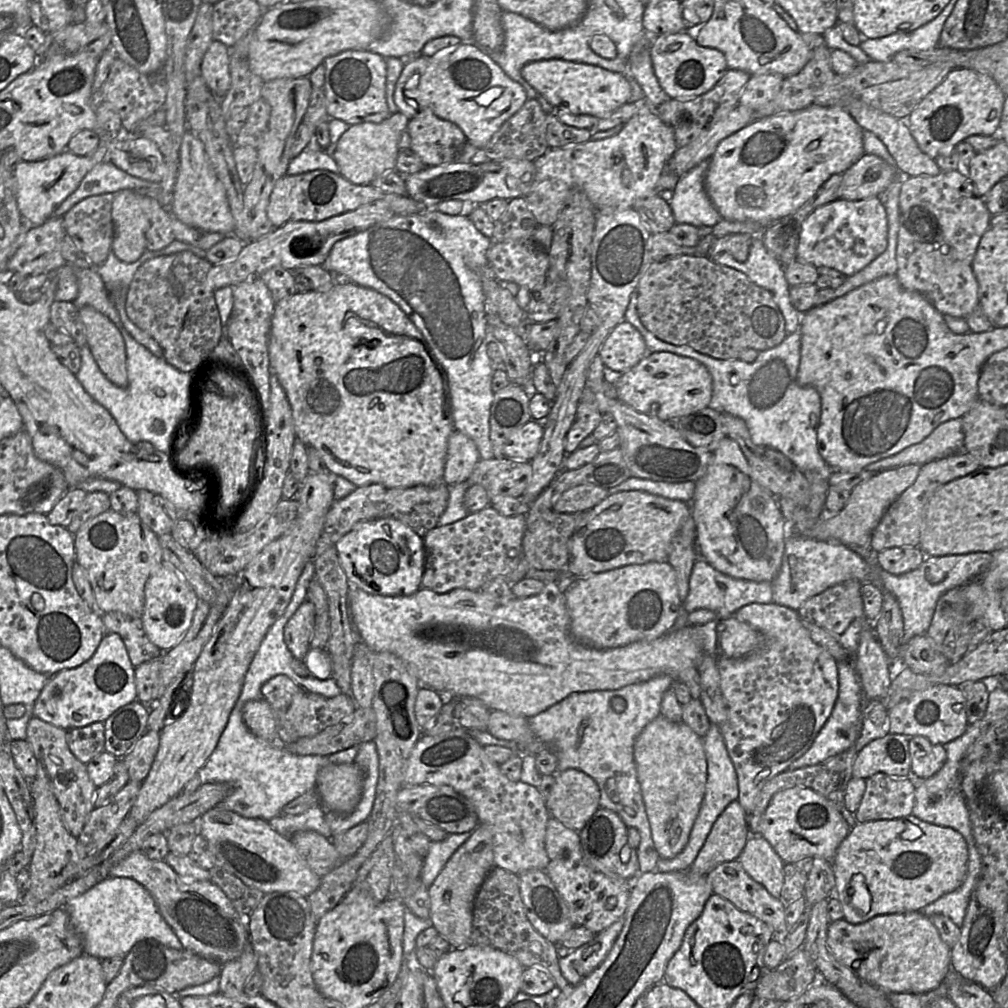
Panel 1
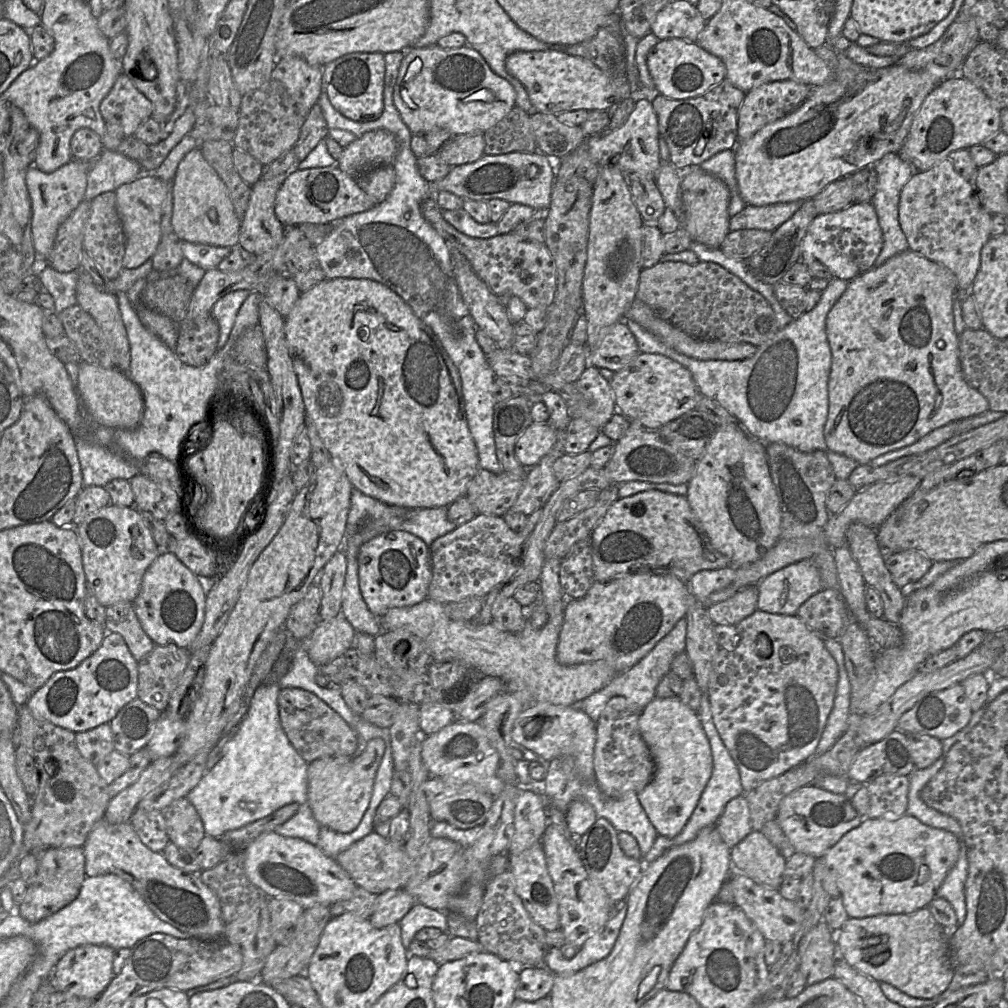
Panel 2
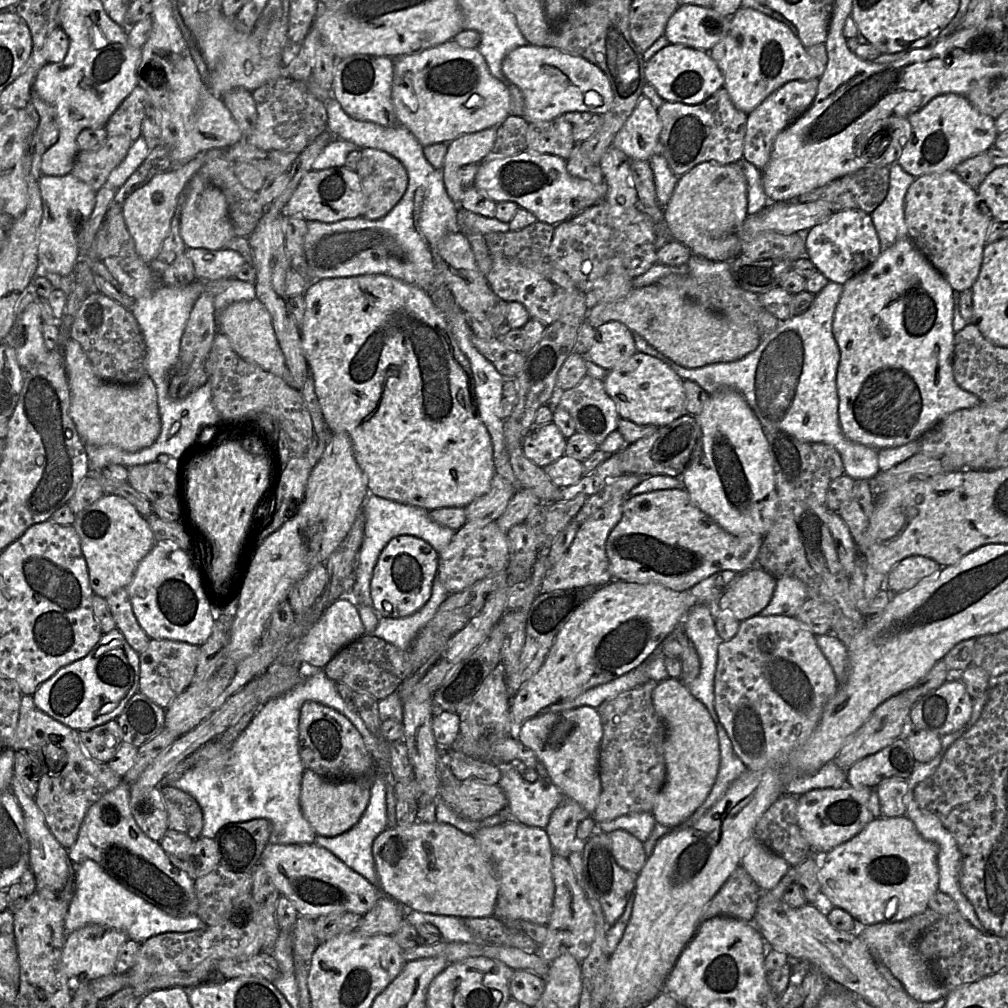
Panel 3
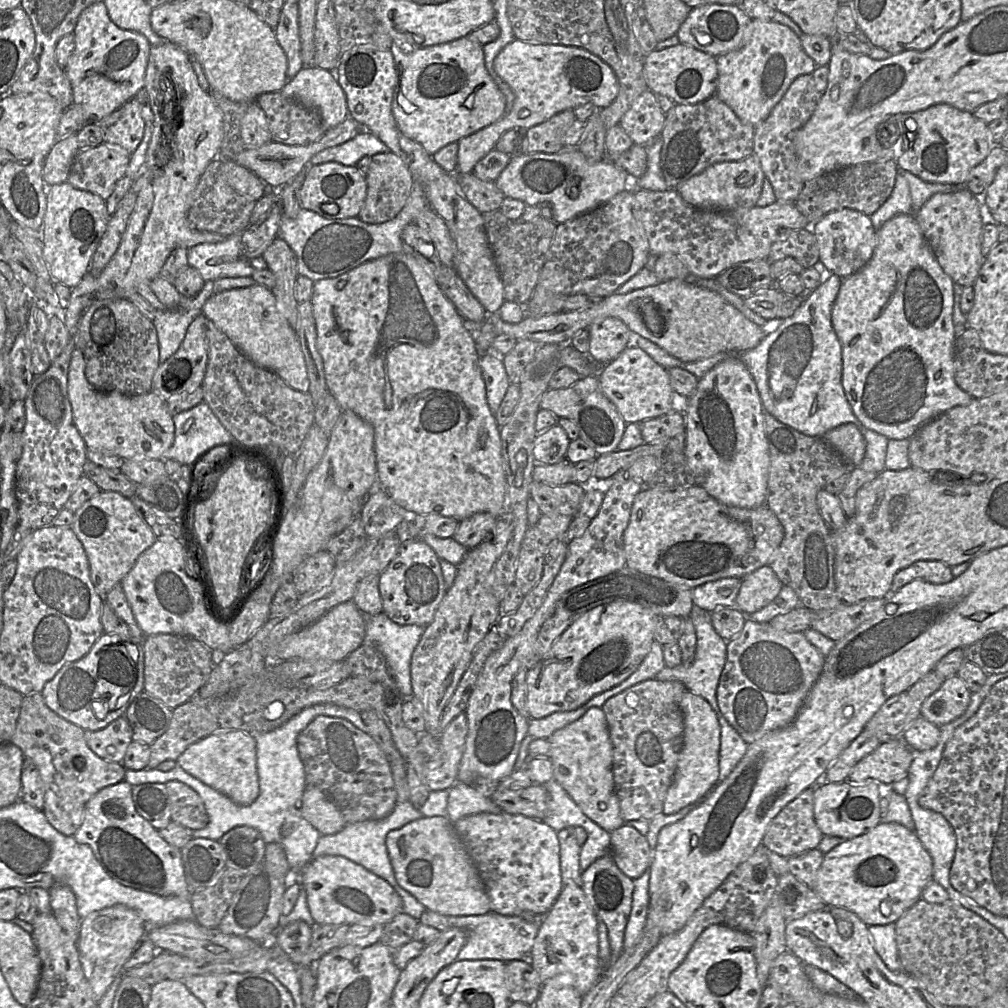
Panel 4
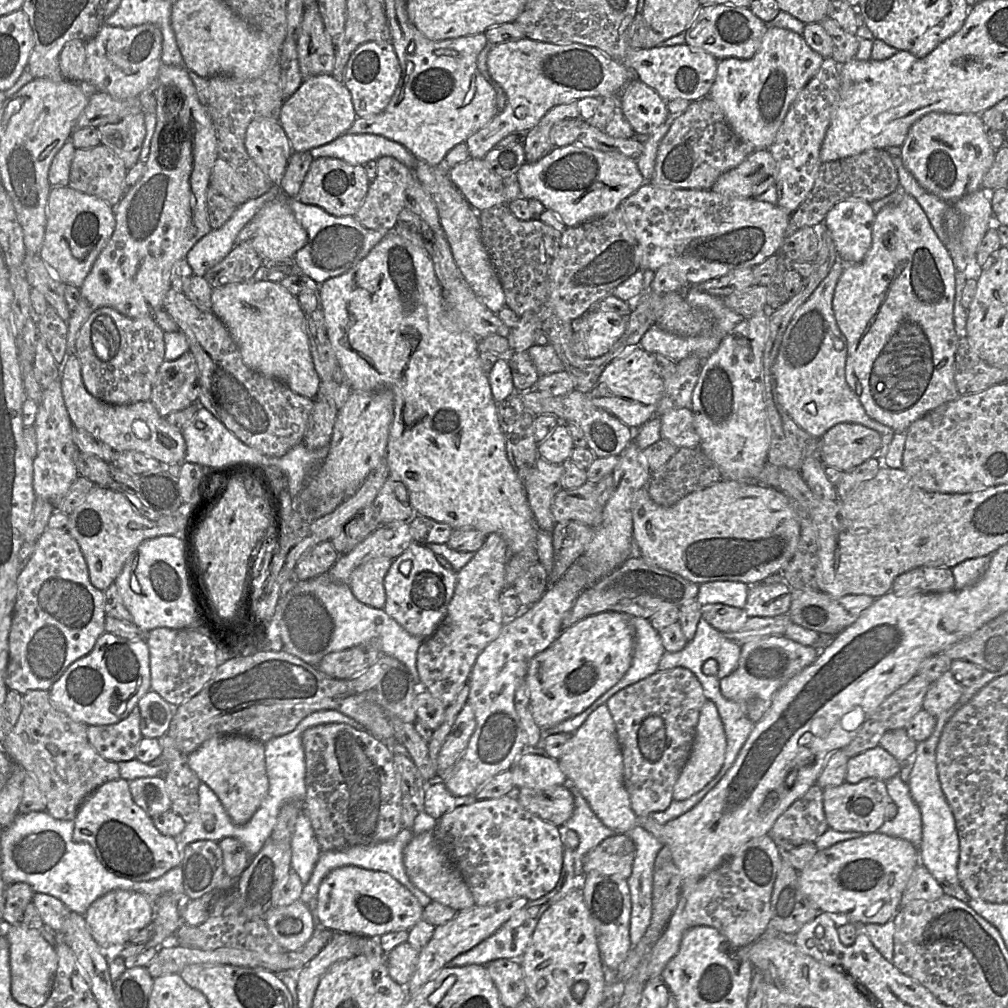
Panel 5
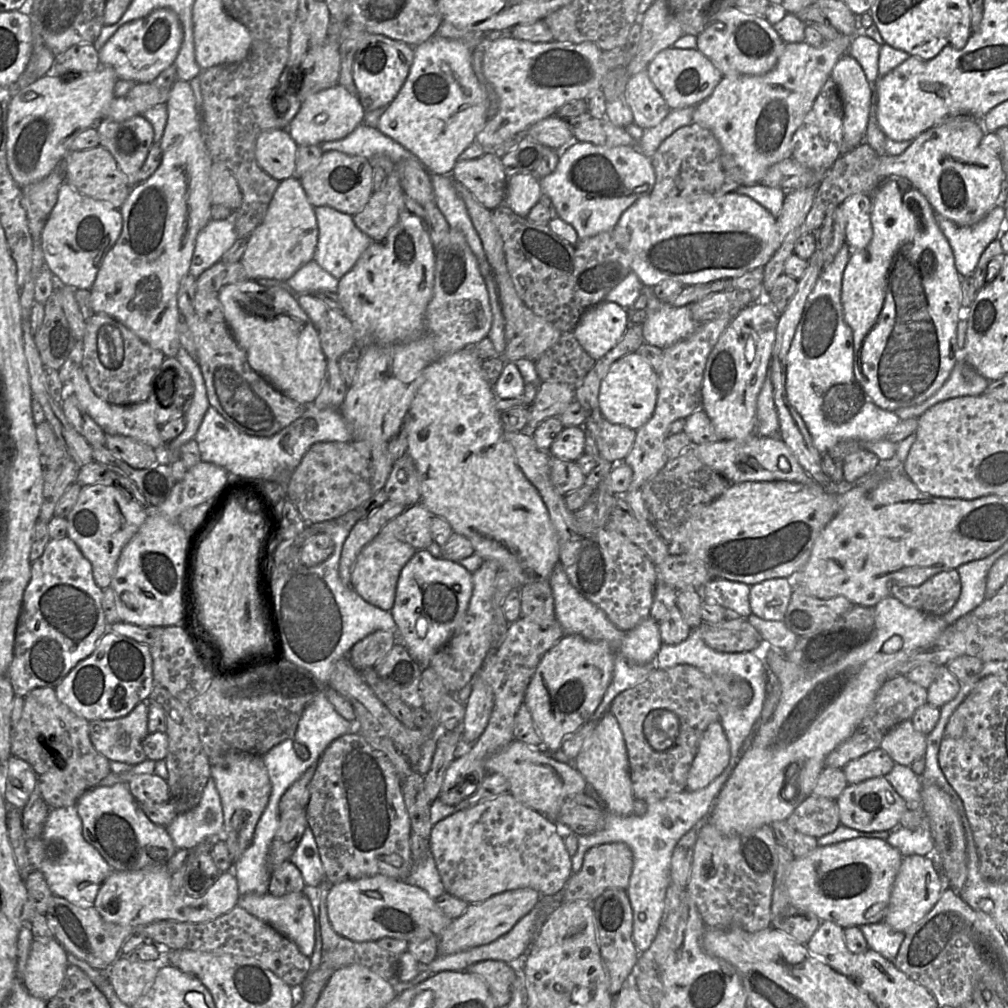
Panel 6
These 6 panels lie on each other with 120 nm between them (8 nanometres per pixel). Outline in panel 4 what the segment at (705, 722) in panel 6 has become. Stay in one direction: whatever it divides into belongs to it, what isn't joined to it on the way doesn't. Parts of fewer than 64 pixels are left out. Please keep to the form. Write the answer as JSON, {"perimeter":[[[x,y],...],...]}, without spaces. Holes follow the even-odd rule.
{"perimeter":[[[656,678],[648,679],[640,682],[634,686],[629,687],[623,692],[609,698],[604,705],[601,707],[605,713],[610,739],[613,750],[613,776],[615,784],[615,792],[619,799],[621,816],[625,822],[630,820],[648,820],[650,821],[656,815],[663,812],[664,800],[670,785],[673,782],[674,774],[676,771],[676,765],[679,758],[680,751],[683,746],[684,736],[684,718],[683,712],[680,707],[680,700],[684,692],[687,689],[684,684],[679,681],[660,681]]]}

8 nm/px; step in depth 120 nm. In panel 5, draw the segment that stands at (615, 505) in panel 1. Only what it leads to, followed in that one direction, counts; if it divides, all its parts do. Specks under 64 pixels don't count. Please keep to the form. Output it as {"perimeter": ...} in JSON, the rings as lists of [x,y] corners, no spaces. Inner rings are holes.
{"perimeter":[[[721,480],[686,495],[670,507],[656,504],[642,488],[635,493],[631,510],[633,541],[640,557],[697,584],[726,580],[740,581],[749,586],[761,583],[772,574],[781,574],[800,539],[799,521],[789,498],[781,491],[758,482]]]}

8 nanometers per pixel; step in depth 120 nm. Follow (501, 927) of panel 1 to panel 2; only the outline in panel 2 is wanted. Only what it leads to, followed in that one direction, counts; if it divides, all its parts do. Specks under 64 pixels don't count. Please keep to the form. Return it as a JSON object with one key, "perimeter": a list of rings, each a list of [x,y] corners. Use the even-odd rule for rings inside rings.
{"perimeter":[[[505,871],[501,874],[498,874],[488,880],[485,886],[484,894],[483,894],[483,899],[482,899],[482,904],[481,907],[478,911],[478,914],[475,918],[475,924],[478,932],[478,938],[477,941],[483,946],[484,950],[490,953],[493,953],[497,955],[498,957],[509,961],[510,963],[514,964],[518,968],[520,967],[544,967],[544,956],[546,952],[548,951],[549,948],[555,948],[555,947],[549,947],[547,942],[546,942],[546,931],[540,927],[538,924],[536,924],[531,917],[529,916],[528,912],[526,911],[520,897],[516,894],[515,892],[515,884],[514,884],[514,878],[513,875],[511,874],[510,871]]]}

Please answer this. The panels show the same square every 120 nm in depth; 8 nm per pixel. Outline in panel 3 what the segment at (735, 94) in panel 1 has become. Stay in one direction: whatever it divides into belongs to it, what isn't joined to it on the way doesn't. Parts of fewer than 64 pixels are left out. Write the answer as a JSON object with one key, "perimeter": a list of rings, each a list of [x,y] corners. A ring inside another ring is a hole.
{"perimeter":[[[724,87],[700,104],[689,105],[665,101],[658,108],[658,116],[661,122],[660,143],[665,149],[665,158],[672,172],[679,178],[702,162],[715,161],[725,165],[743,158],[747,114],[734,106]]]}

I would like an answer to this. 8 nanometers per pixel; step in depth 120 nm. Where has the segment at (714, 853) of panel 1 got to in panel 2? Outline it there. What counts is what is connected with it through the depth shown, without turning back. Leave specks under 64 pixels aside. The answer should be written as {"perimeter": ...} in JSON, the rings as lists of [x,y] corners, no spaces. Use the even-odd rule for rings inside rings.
{"perimeter":[[[744,794],[727,803],[715,826],[721,839],[730,849],[753,831]]]}

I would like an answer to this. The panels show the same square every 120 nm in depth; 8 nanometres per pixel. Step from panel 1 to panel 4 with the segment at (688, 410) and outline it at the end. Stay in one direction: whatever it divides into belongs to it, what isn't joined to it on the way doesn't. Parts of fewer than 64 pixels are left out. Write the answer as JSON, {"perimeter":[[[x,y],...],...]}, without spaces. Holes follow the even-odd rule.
{"perimeter":[[[633,343],[602,368],[598,380],[602,392],[627,424],[642,423],[674,411],[674,391],[668,370]]]}

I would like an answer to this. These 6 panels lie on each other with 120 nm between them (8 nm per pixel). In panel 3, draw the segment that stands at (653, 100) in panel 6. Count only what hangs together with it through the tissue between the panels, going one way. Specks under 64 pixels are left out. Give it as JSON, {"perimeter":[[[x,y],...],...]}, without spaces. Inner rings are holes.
{"perimeter":[[[641,96],[633,112],[615,135],[612,146],[631,160],[649,161],[660,143],[660,132],[658,109],[648,98]]]}

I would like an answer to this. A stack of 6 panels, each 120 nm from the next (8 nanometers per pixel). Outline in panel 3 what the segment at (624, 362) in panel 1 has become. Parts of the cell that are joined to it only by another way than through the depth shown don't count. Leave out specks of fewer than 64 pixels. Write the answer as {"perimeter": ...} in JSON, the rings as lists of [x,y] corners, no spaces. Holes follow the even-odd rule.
{"perimeter":[[[608,321],[595,328],[586,358],[610,371],[627,361],[636,351],[632,331],[619,321]]]}

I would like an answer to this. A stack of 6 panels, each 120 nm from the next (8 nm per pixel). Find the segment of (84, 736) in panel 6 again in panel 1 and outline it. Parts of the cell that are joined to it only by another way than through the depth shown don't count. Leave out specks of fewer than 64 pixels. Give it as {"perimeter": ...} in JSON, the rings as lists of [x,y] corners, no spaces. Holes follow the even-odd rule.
{"perimeter":[[[33,716],[27,724],[26,741],[30,744],[37,760],[36,778],[43,781],[51,790],[60,806],[65,828],[73,837],[77,838],[82,832],[89,814],[94,809],[97,787],[88,775],[86,764],[79,761],[70,751],[66,733],[67,730]]]}

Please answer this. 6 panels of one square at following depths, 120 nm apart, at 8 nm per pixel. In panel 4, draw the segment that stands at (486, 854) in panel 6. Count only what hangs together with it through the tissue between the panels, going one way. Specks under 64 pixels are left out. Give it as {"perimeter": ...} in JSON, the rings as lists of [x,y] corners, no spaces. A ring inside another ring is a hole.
{"perimeter":[[[505,812],[465,816],[454,823],[454,829],[471,856],[490,899],[491,911],[505,916],[531,912],[544,916],[558,898],[563,883],[560,871],[560,846],[557,831],[542,820]]]}

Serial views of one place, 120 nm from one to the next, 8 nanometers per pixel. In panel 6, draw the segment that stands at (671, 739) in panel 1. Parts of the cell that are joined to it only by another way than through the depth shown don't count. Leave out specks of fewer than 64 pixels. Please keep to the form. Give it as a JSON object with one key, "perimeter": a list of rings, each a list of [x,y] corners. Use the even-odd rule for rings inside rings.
{"perimeter":[[[720,720],[712,722],[704,731],[697,754],[687,777],[686,789],[696,791],[709,785],[726,768],[730,746]]]}

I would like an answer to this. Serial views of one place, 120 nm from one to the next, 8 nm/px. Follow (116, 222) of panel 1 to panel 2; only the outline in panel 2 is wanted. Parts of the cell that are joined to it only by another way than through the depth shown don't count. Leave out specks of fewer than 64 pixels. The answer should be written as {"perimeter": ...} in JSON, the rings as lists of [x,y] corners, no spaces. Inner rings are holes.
{"perimeter":[[[145,176],[124,184],[115,191],[116,209],[126,237],[124,268],[137,268],[154,255],[162,238],[162,205],[170,189],[171,182],[165,182],[156,176]]]}

